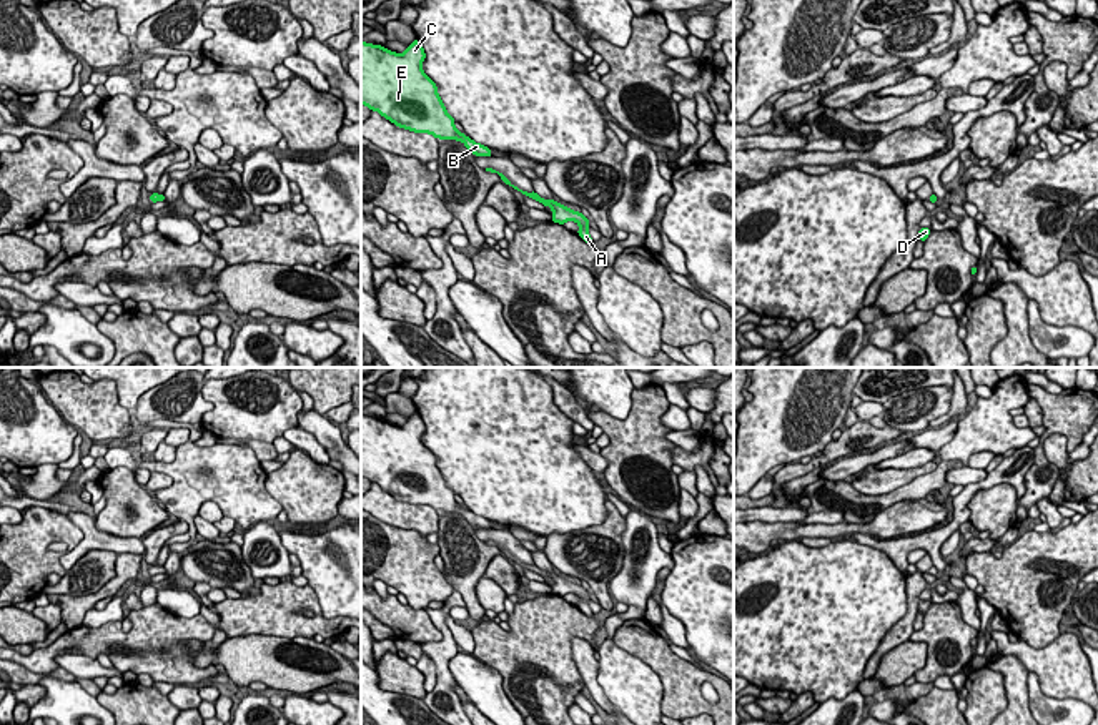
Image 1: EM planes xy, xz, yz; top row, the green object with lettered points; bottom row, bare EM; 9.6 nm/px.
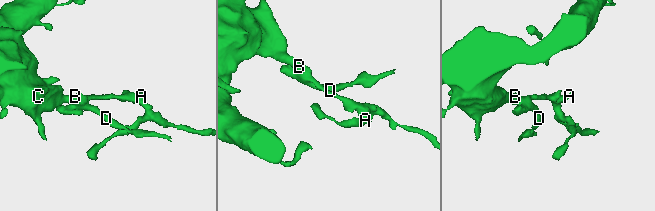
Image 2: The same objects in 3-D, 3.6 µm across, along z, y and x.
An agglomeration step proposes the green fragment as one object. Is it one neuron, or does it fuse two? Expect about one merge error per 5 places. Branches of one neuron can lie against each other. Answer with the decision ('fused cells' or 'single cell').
single cell

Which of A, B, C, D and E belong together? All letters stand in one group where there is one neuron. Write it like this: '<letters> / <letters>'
A B C D E

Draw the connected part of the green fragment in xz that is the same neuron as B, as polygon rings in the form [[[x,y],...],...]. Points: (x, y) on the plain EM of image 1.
[[[418,411],[404,426],[361,414],[361,476],[399,501],[458,512],[476,529],[492,529],[491,520],[456,502],[436,456],[421,441],[424,431]]]

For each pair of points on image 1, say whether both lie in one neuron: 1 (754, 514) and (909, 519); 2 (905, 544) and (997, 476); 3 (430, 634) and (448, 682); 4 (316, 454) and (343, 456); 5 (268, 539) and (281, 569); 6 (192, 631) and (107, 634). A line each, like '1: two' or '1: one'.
1: two
2: one
3: two
4: two
5: one
6: one

